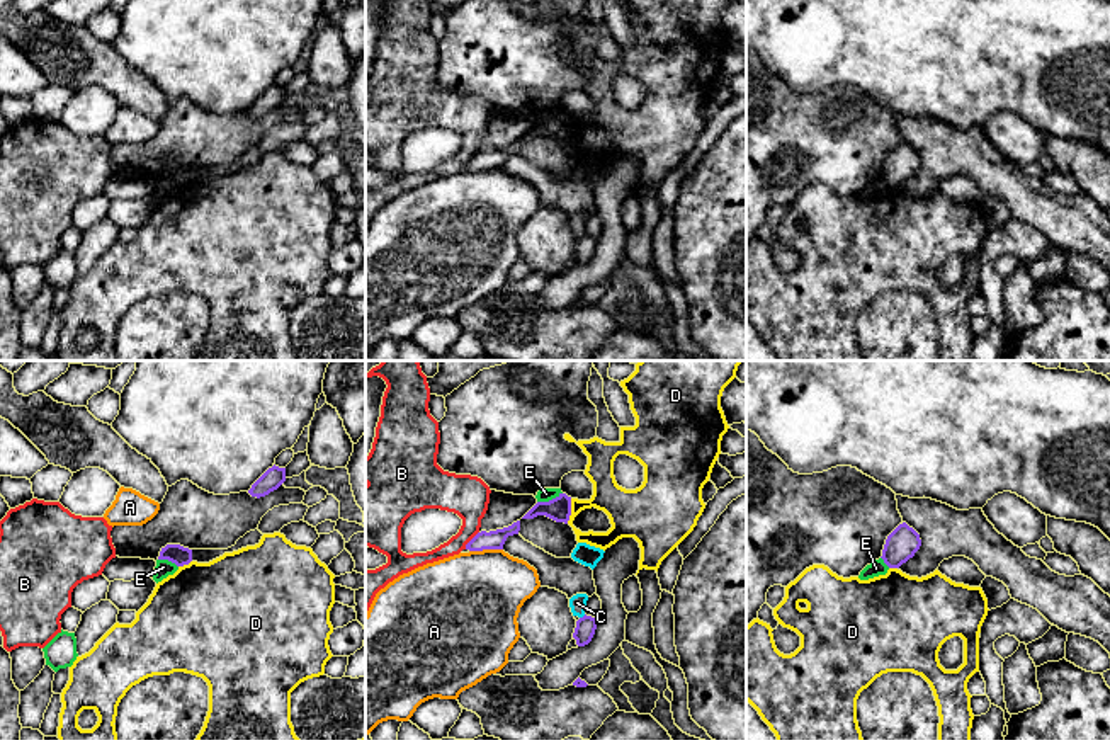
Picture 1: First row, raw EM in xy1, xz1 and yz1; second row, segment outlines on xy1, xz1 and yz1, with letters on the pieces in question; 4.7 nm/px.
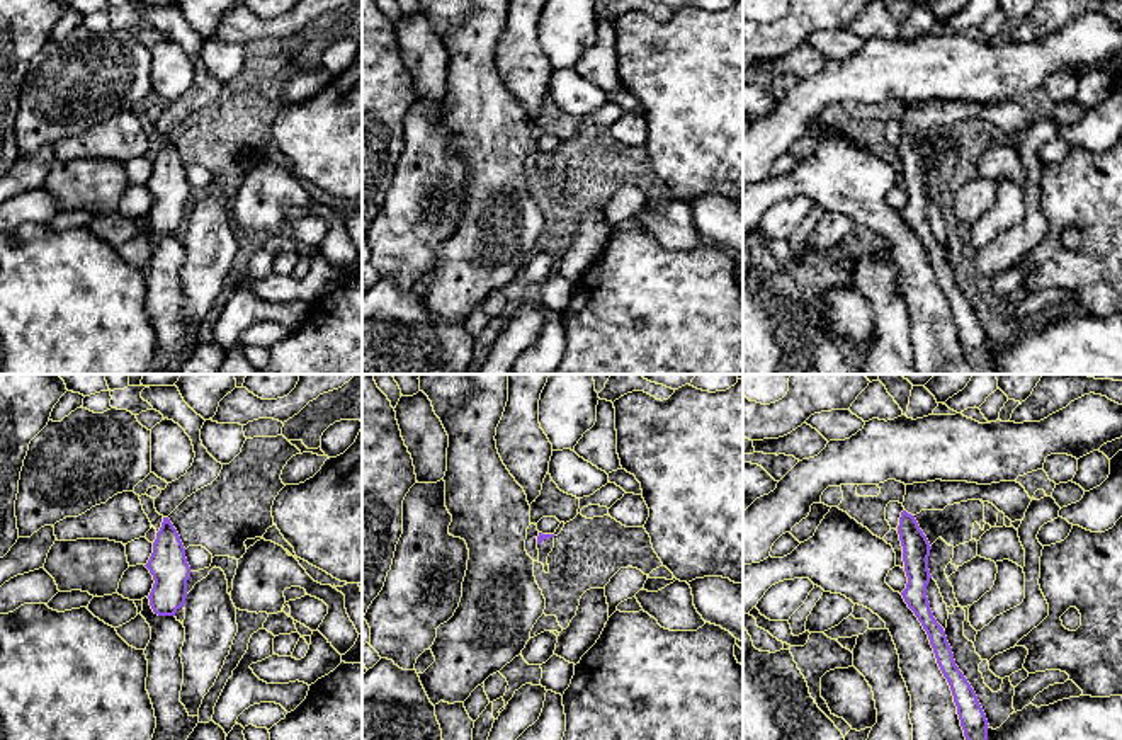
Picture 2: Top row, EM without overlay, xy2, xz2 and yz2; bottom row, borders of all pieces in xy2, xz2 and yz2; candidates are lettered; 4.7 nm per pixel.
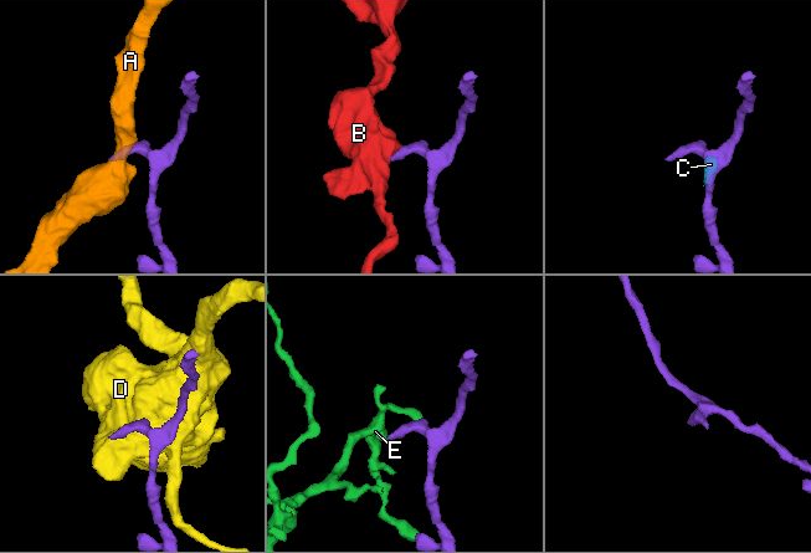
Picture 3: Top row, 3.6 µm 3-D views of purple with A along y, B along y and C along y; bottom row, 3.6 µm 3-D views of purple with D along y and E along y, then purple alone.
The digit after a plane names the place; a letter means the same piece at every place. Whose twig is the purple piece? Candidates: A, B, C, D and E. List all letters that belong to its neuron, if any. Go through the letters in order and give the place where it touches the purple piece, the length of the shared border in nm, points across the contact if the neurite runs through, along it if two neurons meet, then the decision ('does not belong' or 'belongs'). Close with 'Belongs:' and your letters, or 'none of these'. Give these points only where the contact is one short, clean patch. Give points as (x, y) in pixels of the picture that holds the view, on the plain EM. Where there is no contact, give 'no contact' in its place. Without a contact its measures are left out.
A: contact xz1 (485, 167); length 160 nm; border xz1 (502, 167), (470, 170); does not belong
B: contact xz1 (471, 159); length 110 nm; border xz1 (478, 150), (464, 167); does not belong
C: contact xz1 (583, 235); length 40 nm; border xz1 (585, 233), (580, 237); does not belong
D: contact xz1 (570, 130); length 120 nm; does not belong
E: contact xz1 (549, 119); length 130 nm; border xz1 (561, 111), (538, 121); does not belong
Belongs: none of these

